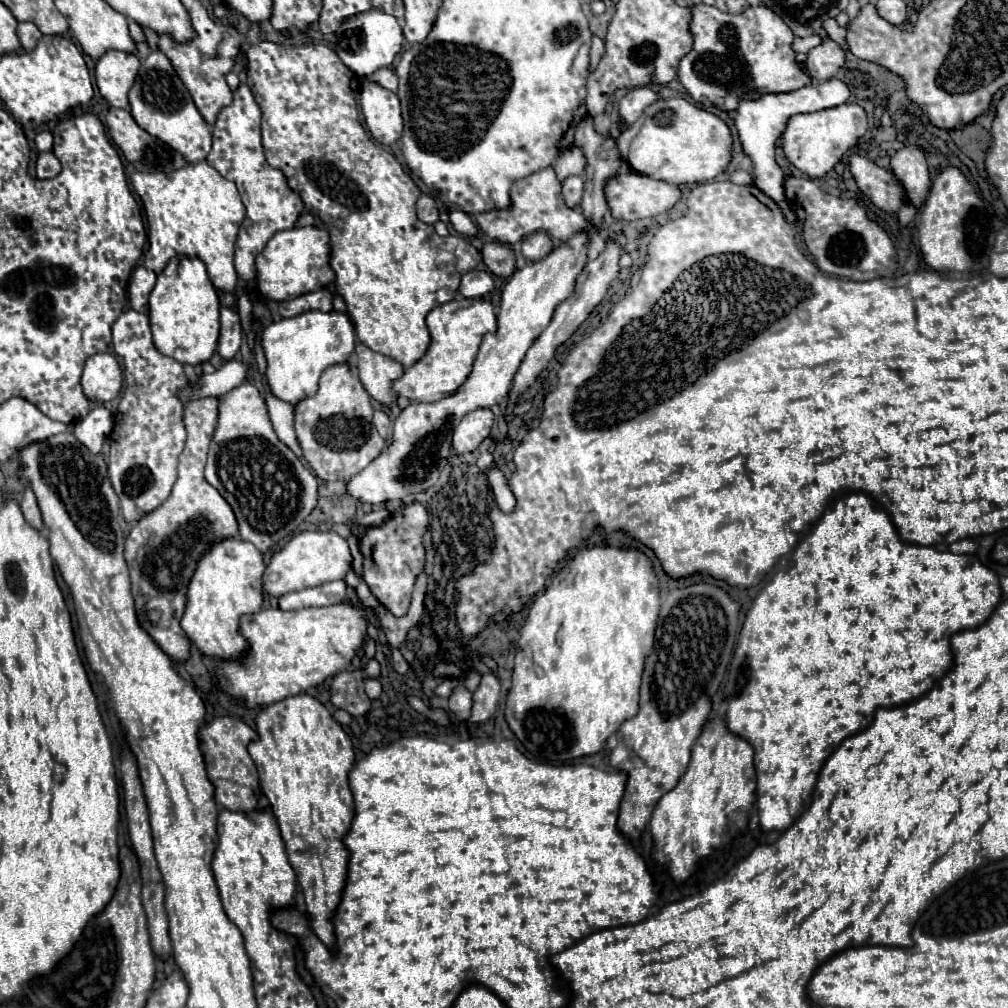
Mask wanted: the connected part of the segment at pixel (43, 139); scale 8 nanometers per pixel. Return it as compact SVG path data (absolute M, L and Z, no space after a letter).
M40 131L34 139L36 143L36 149L38 151L50 151L52 149L52 133L50 131Z

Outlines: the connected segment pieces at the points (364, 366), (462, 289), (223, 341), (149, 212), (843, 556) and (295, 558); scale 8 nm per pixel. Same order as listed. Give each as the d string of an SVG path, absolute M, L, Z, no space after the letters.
M360 341L356 343L356 357L358 357L358 371L364 389L376 401L384 405L392 405L396 401L396 395L392 393L392 383L404 373L404 367L398 361L368 349Z
M468 271L458 287L458 293L466 299L478 299L494 289L494 281L486 271Z
M222 307L220 309L220 337L218 337L218 355L226 361L234 359L242 343L242 327L236 311Z
M206 161L186 165L172 175L164 173L134 173L130 175L134 191L140 195L148 219L148 251L144 267L162 273L174 255L198 257L208 269L208 277L216 289L234 293L238 273L234 269L234 245L238 227L244 219L244 205L234 183L220 179Z
M850 493L832 505L826 507L820 521L814 529L798 543L792 553L790 567L786 571L778 571L774 579L760 591L754 605L746 613L746 621L740 631L738 647L732 657L728 681L724 685L724 699L728 701L726 709L726 727L730 733L746 739L754 749L754 769L756 769L756 787L758 787L758 817L760 827L764 831L784 831L788 829L802 811L808 809L810 797L814 793L816 775L822 769L824 761L836 747L850 735L856 735L872 725L872 713L878 707L896 707L900 703L914 701L928 693L936 679L942 679L952 667L952 647L950 637L956 631L966 631L978 627L992 615L996 603L1000 603L1000 583L998 577L984 567L974 555L954 555L950 551L936 551L934 547L920 547L920 545L906 545L900 541L890 517L886 511L876 507L866 493Z
M302 531L296 533L282 549L274 551L262 575L262 591L270 597L282 597L290 591L320 587L324 583L344 579L352 563L348 541L334 531Z

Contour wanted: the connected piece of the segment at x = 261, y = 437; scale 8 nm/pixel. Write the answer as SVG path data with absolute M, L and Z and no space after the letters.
M244 381L240 387L234 387L232 391L228 391L228 395L222 395L218 401L218 423L208 449L206 481L216 487L216 491L220 491L220 495L232 507L238 521L240 537L244 541L254 543L264 553L280 539L292 535L298 525L310 515L310 511L316 507L318 483L312 471L284 443L280 443L272 429L266 403L260 391L250 381Z

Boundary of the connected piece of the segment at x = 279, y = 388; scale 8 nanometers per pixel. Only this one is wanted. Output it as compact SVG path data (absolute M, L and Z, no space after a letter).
M306 311L264 327L260 345L266 355L266 381L270 393L280 401L296 405L318 391L318 379L326 367L348 361L354 351L354 325L346 313Z

